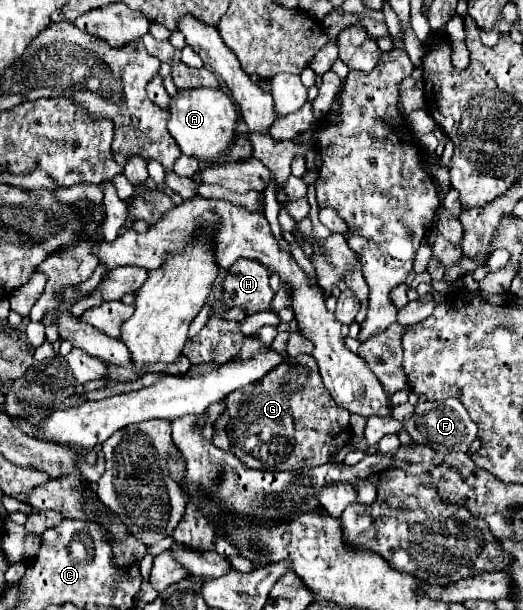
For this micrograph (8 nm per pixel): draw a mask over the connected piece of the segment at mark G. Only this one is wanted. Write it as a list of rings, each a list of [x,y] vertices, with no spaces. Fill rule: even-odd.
[[[311,354],[285,358],[261,382],[235,390],[223,402],[229,414],[227,434],[233,440],[233,454],[247,468],[301,470],[321,466],[331,462],[353,438],[349,412],[337,406],[325,390]]]

